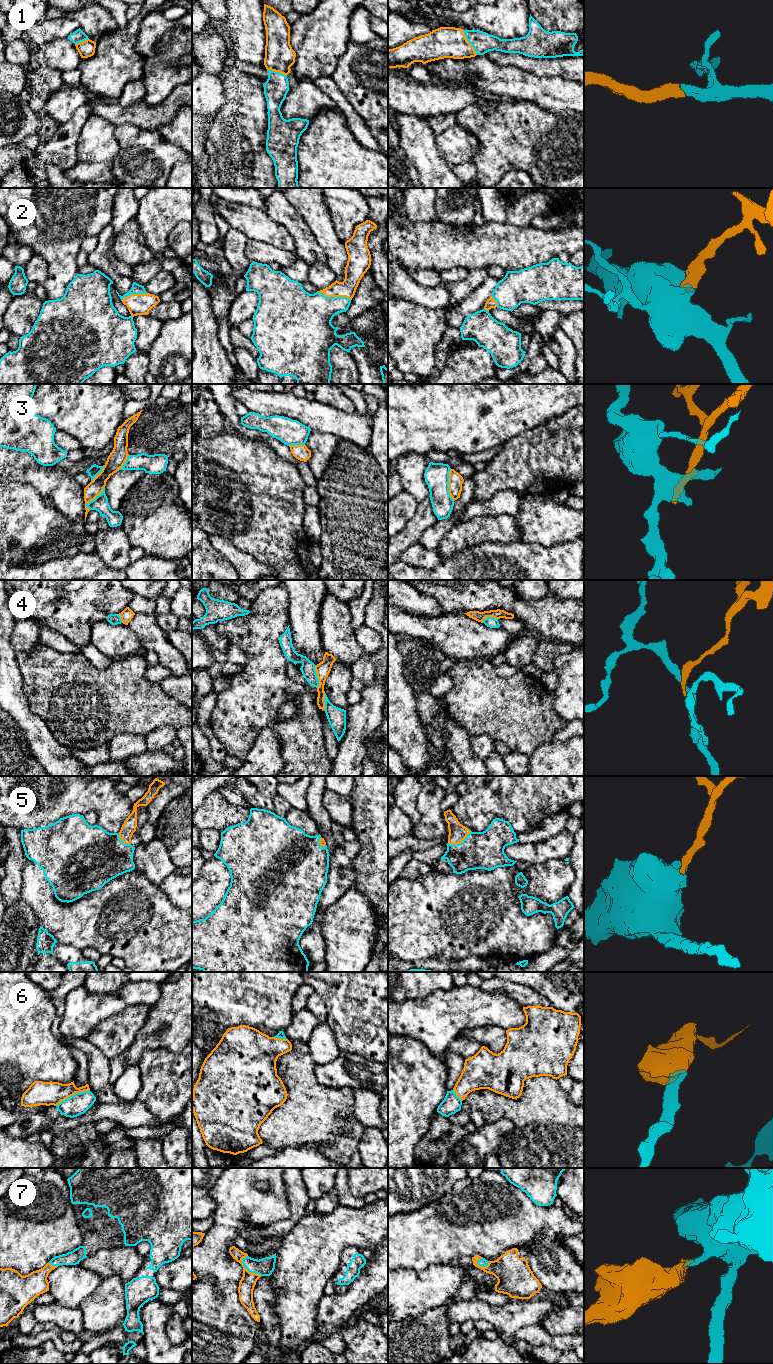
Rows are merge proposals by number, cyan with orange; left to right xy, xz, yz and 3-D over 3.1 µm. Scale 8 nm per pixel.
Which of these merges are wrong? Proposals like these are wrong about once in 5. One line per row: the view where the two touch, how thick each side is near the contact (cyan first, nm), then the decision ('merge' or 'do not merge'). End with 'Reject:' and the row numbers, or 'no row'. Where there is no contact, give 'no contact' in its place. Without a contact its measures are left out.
1: meets cyan in yz; 170 nm thick on the cyan side, 260 nm on the other; merge
2: meets cyan in xz; 360 nm thick on the cyan side, 140 nm on the other; merge
3: meets cyan in yz; 200 nm thick on the cyan side, 110 nm on the other; do not merge
4: meets cyan in xz; 110 nm thick on the cyan side, 120 nm on the other; do not merge
5: meets cyan in yz; 300 nm thick on the cyan side, 140 nm on the other; merge
6: meets cyan in xy; 170 nm thick on the cyan side, 190 nm on the other; merge
7: meets cyan in xz; 140 nm thick on the cyan side, 130 nm on the other; merge
Reject: 3, 4

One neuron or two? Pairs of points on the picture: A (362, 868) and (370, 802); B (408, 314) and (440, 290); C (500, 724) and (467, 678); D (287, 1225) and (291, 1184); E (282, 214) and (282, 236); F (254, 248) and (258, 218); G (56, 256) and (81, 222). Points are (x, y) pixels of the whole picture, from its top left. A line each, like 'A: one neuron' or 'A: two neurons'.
A: one neuron
B: two neurons
C: one neuron
D: one neuron
E: two neurons
F: two neurons
G: one neuron

